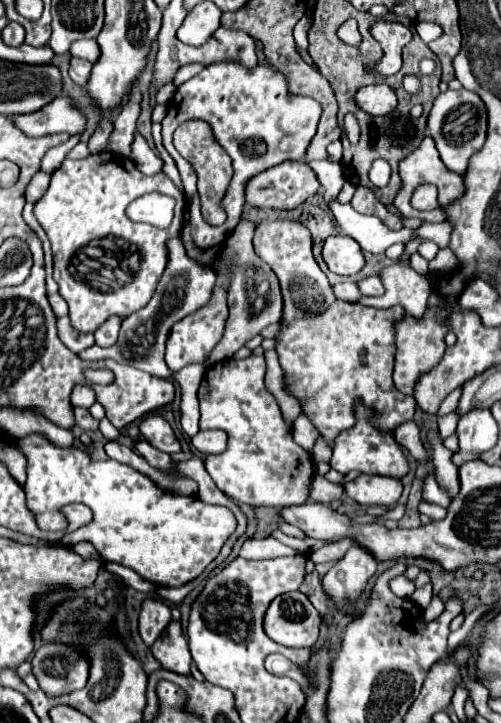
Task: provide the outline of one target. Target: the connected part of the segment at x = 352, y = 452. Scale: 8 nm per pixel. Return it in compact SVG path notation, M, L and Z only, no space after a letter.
M357 402L357 424L351 430L345 430L335 438L331 468L337 470L339 474L359 470L359 472L365 472L365 474L379 474L379 476L391 476L391 478L405 476L407 470L409 470L409 464L407 464L407 460L401 452L401 446L395 442L393 434L373 430L369 418L371 418L371 410L363 408Z

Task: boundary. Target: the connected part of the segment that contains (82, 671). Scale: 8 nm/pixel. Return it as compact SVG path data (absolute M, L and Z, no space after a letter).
M43 644L35 650L31 666L33 676L49 698L83 688L89 676L87 658L79 654L79 648L67 644Z

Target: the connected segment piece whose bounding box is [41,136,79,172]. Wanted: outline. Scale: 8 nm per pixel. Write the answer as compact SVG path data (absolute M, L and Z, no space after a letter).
M71 136L71 138L69 138L69 142L65 142L65 144L57 146L57 148L51 148L51 150L45 154L43 162L41 162L41 170L55 172L55 170L61 166L61 162L65 160L67 152L69 152L77 142L79 142L79 136Z

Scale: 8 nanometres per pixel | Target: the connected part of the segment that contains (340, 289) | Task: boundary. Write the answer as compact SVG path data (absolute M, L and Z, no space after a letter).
M343 282L343 284L335 284L335 296L339 300L347 300L347 302L357 302L361 298L361 292L357 288L355 282Z

